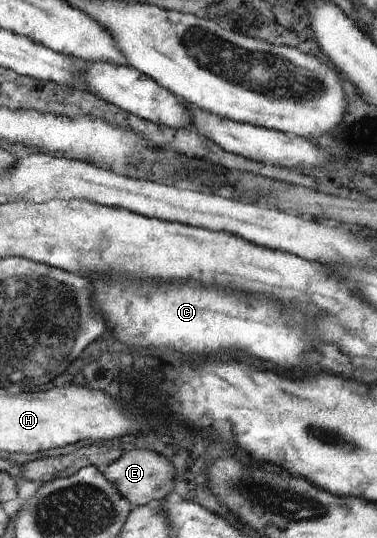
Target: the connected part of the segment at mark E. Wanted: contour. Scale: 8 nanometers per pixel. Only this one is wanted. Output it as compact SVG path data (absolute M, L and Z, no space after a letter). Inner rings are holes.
M130 449L123 451L122 455L104 467L101 471L117 490L122 498L128 499L133 507L146 506L150 501L162 502L166 495L174 489L174 467L166 457L152 453L152 451L142 451L142 449Z

